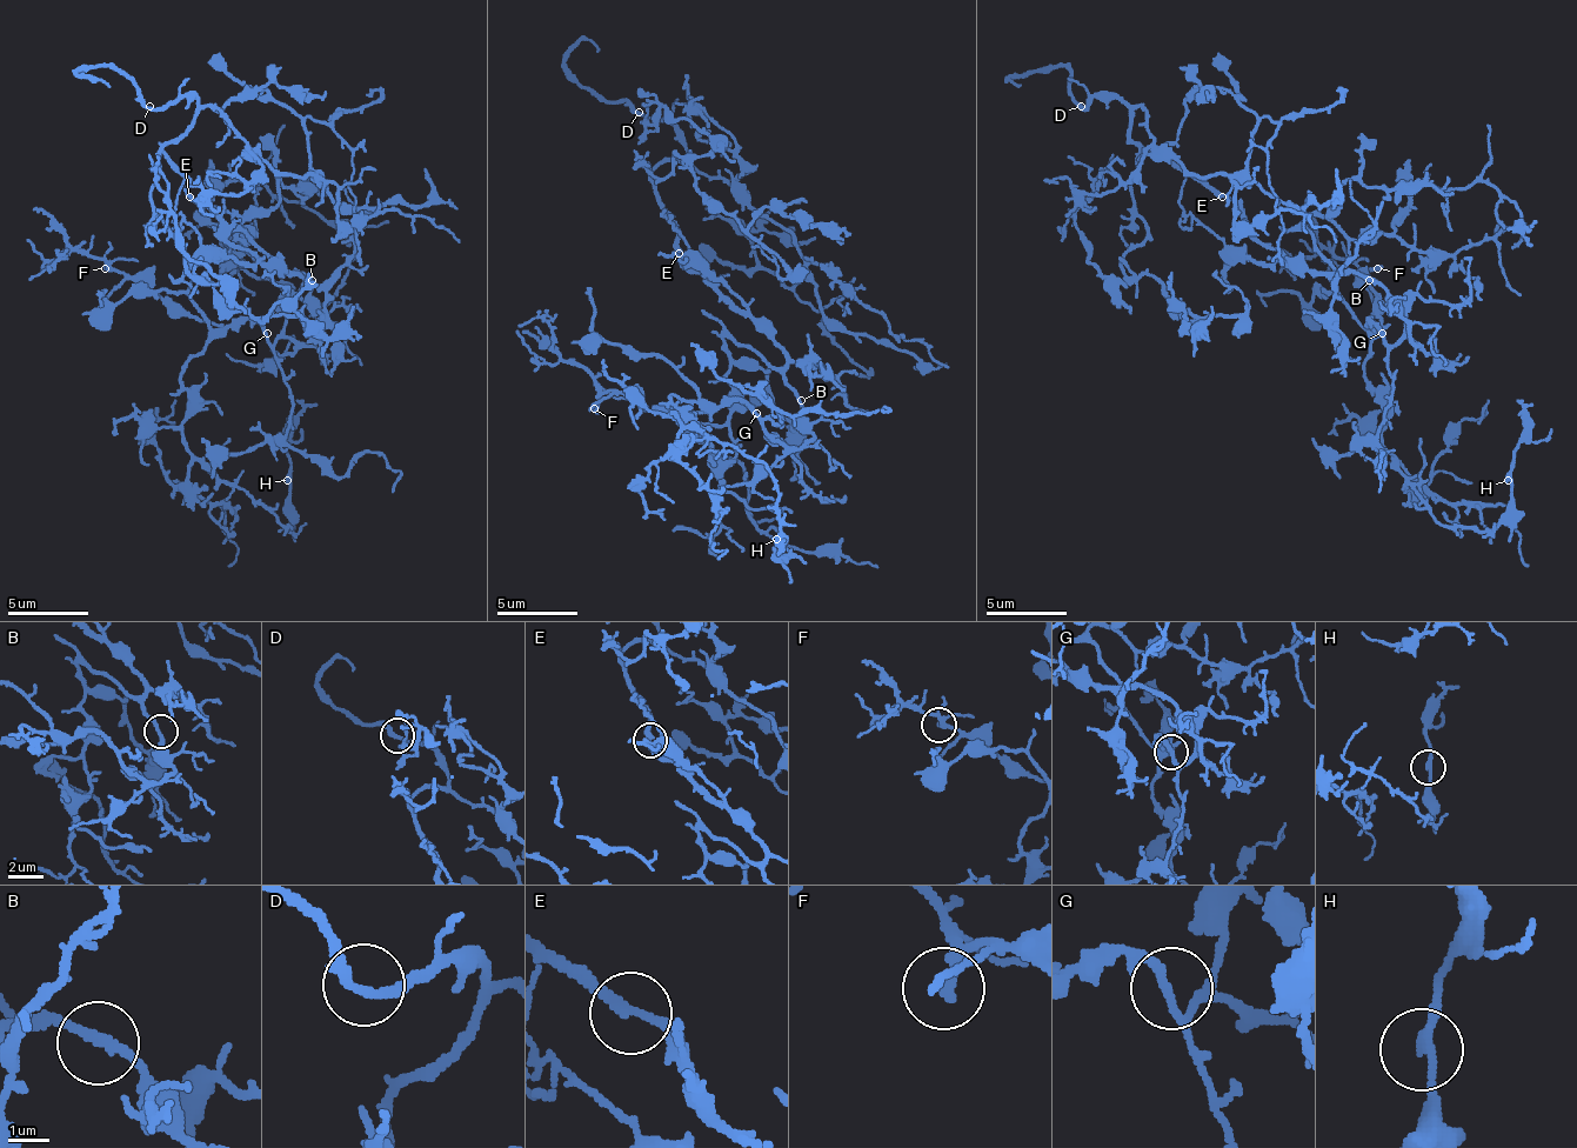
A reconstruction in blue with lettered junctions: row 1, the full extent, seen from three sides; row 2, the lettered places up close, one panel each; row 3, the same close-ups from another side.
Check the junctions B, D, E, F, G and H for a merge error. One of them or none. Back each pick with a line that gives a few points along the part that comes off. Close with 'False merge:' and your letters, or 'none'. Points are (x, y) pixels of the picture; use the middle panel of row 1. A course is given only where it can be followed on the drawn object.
False merge: none

